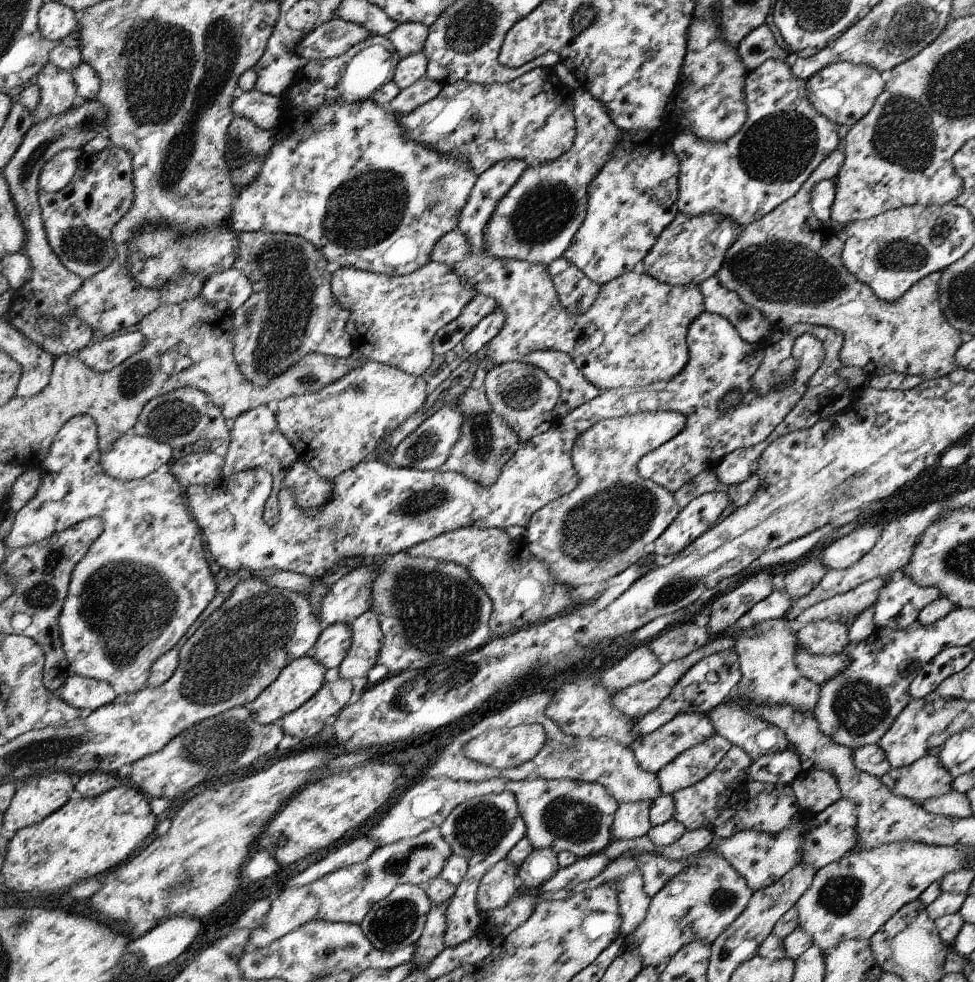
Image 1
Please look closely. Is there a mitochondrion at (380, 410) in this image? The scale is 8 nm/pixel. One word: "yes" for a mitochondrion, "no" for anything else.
no

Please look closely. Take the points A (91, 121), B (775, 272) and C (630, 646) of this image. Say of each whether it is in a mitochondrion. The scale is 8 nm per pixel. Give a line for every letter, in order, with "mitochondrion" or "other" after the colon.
A: mitochondrion
B: mitochondrion
C: other

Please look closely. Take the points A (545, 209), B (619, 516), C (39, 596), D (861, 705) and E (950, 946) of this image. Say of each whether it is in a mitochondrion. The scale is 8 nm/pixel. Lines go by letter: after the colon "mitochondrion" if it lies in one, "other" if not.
A: mitochondrion
B: mitochondrion
C: mitochondrion
D: mitochondrion
E: other

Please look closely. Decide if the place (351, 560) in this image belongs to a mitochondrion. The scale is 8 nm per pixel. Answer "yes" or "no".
no

